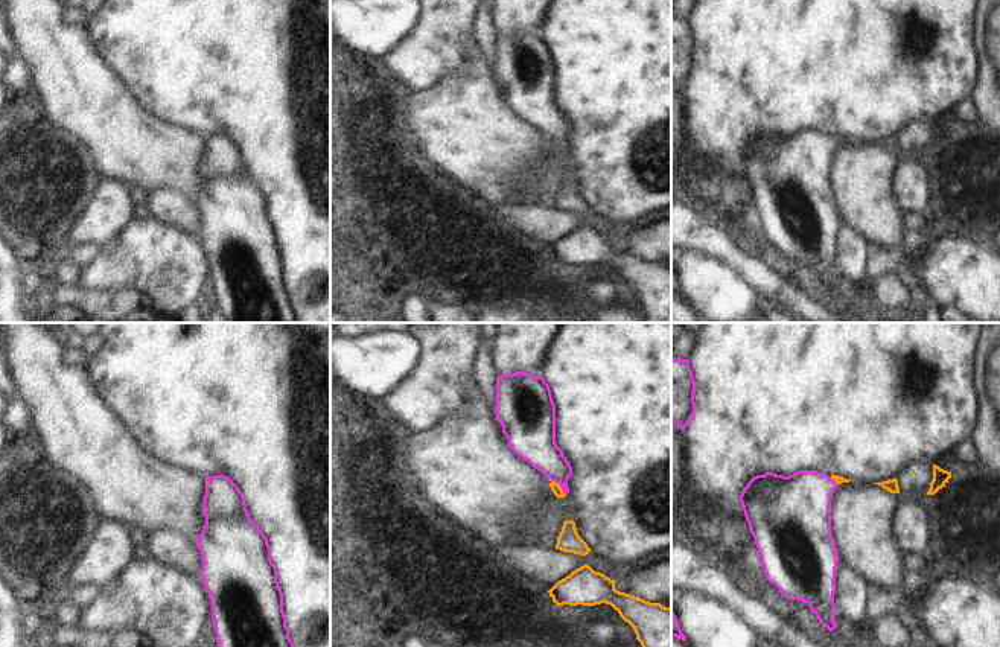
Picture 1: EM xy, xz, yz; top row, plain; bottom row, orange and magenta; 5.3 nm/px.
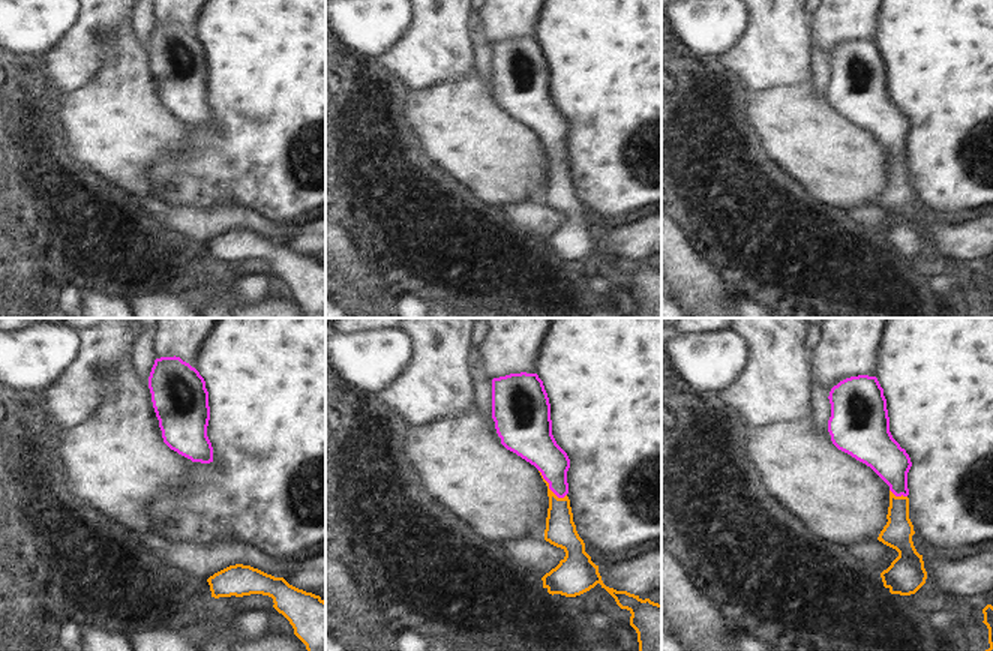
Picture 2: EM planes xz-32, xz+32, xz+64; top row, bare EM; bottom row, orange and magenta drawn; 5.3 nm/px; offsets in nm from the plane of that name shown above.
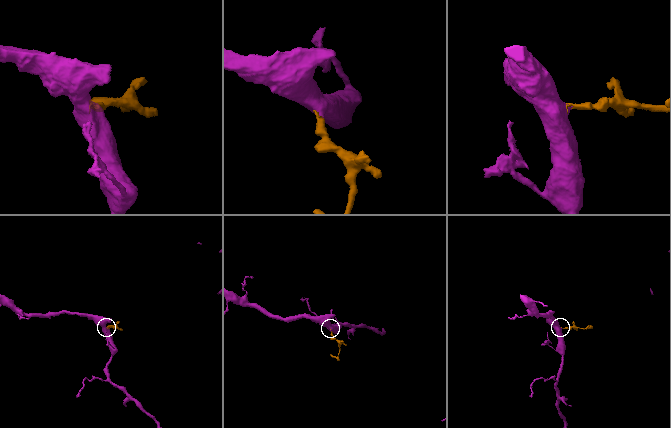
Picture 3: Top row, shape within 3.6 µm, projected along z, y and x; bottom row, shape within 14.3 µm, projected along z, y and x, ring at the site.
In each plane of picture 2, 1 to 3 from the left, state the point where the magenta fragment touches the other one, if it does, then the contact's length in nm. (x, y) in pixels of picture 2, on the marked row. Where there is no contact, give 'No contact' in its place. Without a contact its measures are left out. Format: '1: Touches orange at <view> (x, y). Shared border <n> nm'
1: No contact
2: Touches orange at xz+32 (548, 486). Shared border 200 nm
3: Touches orange at xz+64 (899, 497). Shared border 100 nm

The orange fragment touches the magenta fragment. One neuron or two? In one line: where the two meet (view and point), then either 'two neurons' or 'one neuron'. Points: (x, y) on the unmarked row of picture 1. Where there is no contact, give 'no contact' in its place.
xz (559, 145) | one neuron

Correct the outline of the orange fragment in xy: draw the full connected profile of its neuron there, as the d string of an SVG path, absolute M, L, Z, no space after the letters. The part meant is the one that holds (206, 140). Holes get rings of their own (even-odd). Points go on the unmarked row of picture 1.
M225 134L207 135L202 172L205 184L195 199L202 216L199 237L210 254L216 301L227 323L301 323L289 297L271 206L250 178L244 152Z

